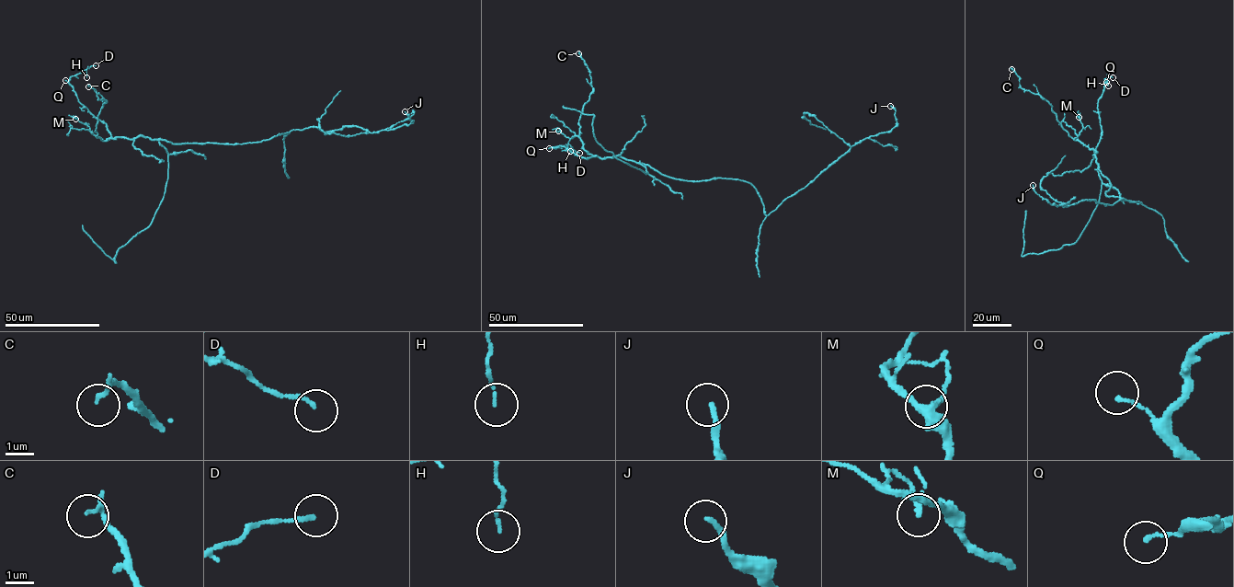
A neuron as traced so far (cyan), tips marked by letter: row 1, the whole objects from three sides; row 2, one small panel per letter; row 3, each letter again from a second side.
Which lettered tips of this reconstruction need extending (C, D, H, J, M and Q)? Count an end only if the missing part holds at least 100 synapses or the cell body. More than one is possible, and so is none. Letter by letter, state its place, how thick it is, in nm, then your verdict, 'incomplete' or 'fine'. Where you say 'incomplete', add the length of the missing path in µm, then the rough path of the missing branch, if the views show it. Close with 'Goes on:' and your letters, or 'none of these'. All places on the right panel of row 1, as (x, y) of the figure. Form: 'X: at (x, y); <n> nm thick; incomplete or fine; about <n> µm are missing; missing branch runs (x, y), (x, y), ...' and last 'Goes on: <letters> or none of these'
C: at (1011, 69); 100 nm thick; fine
D: at (1113, 77); 140 nm thick; fine
H: at (1108, 86); 90 nm thick; fine
J: at (1033, 185); 180 nm thick; fine
M: at (1079, 117); 130 nm thick; fine
Q: at (1106, 82); 130 nm thick; fine
Goes on: none of these

